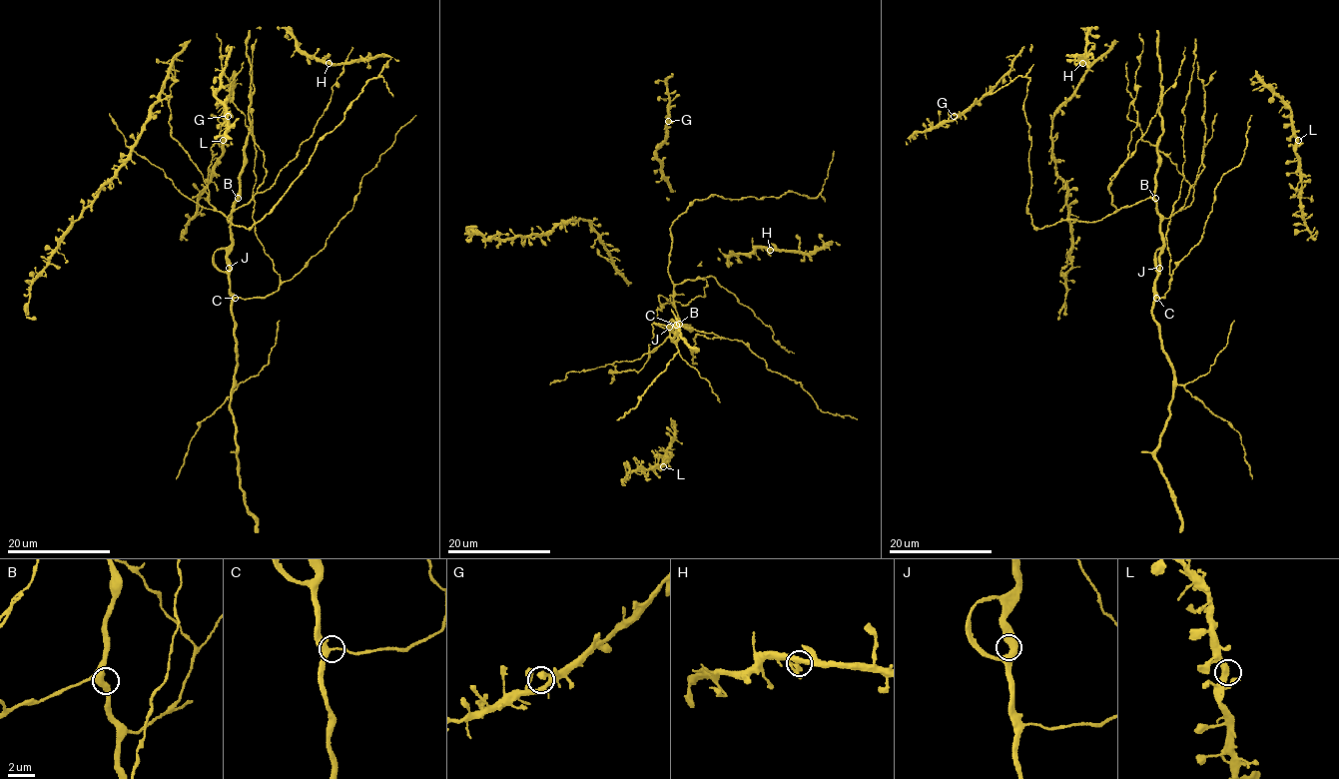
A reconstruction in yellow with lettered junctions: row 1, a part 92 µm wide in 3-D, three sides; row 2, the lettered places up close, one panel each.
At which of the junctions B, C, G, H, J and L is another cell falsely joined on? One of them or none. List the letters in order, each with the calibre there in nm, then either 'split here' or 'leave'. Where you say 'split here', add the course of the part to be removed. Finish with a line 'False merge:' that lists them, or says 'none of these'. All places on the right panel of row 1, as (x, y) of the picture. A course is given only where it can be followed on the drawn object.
B: 400 nm thick; leave
C: 360 nm thick; leave
G: 550 nm thick; leave
H: 440 nm thick; leave
J: 500 nm thick; leave
L: 460 nm thick; leave
False merge: none of these

